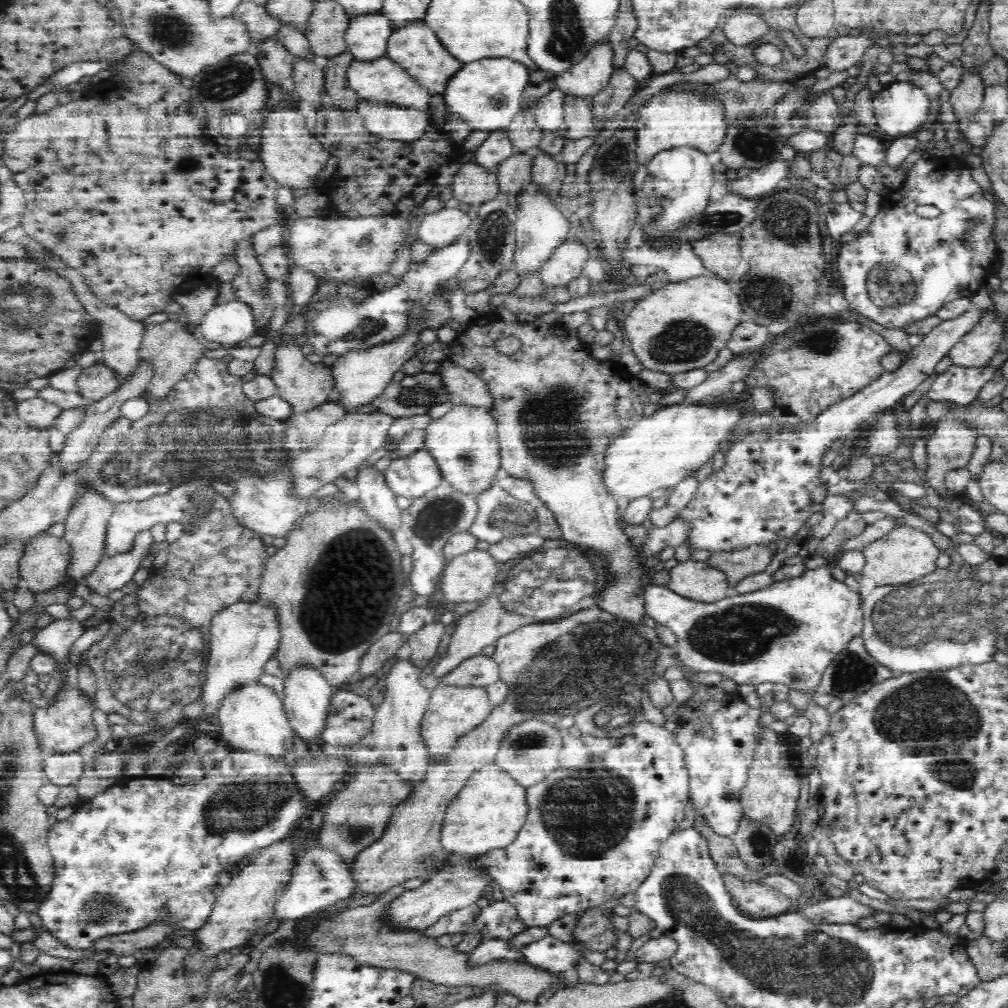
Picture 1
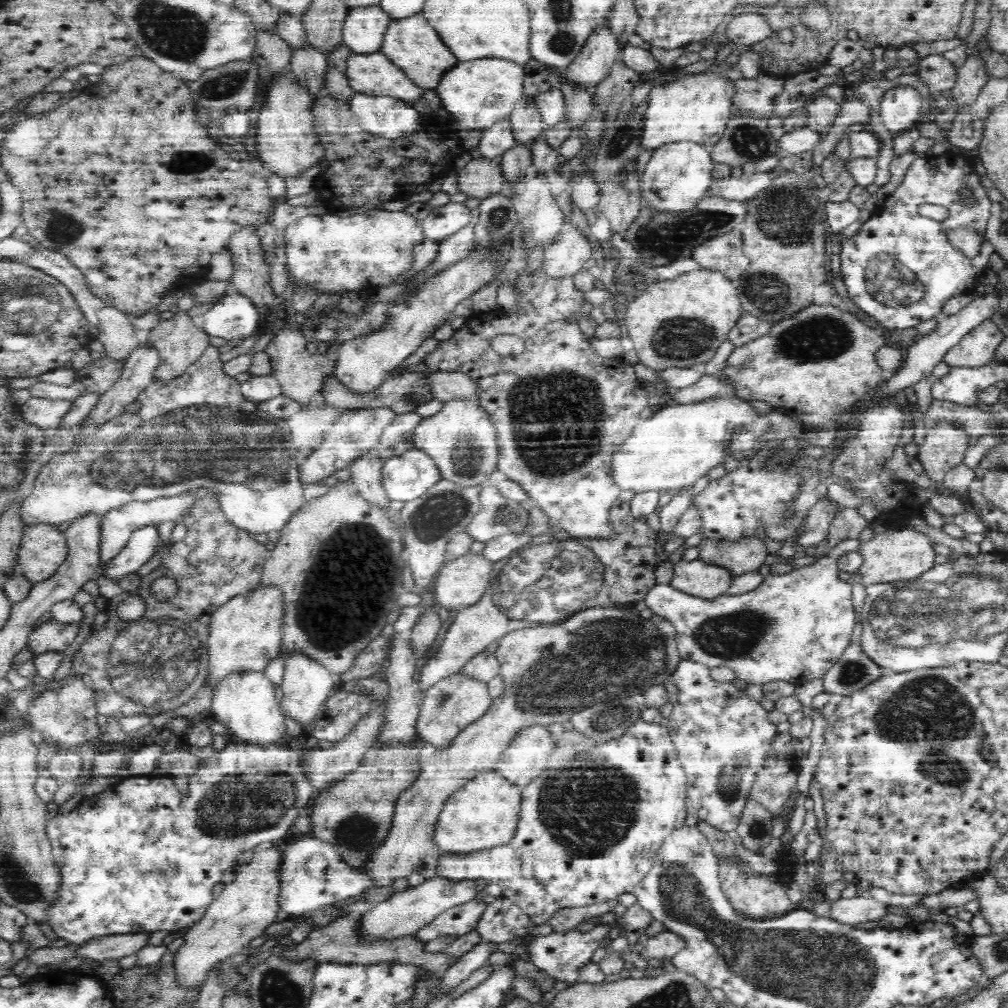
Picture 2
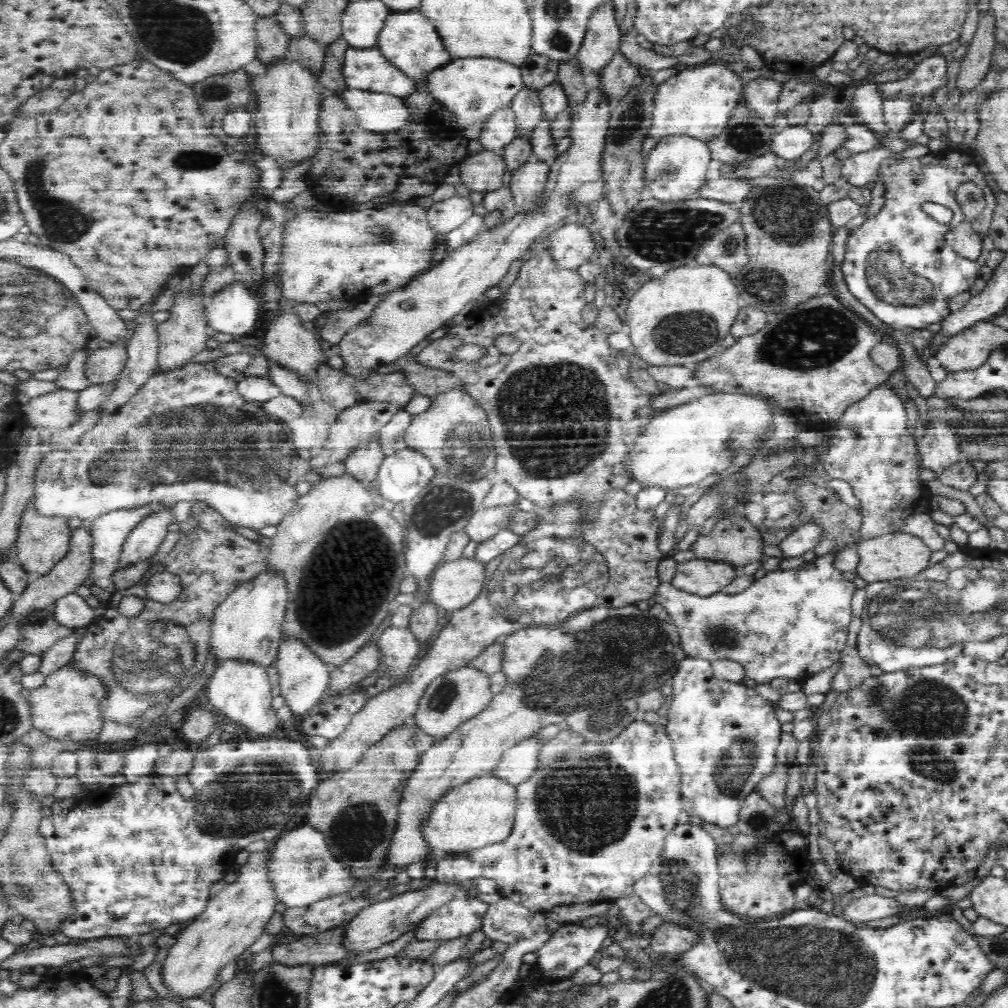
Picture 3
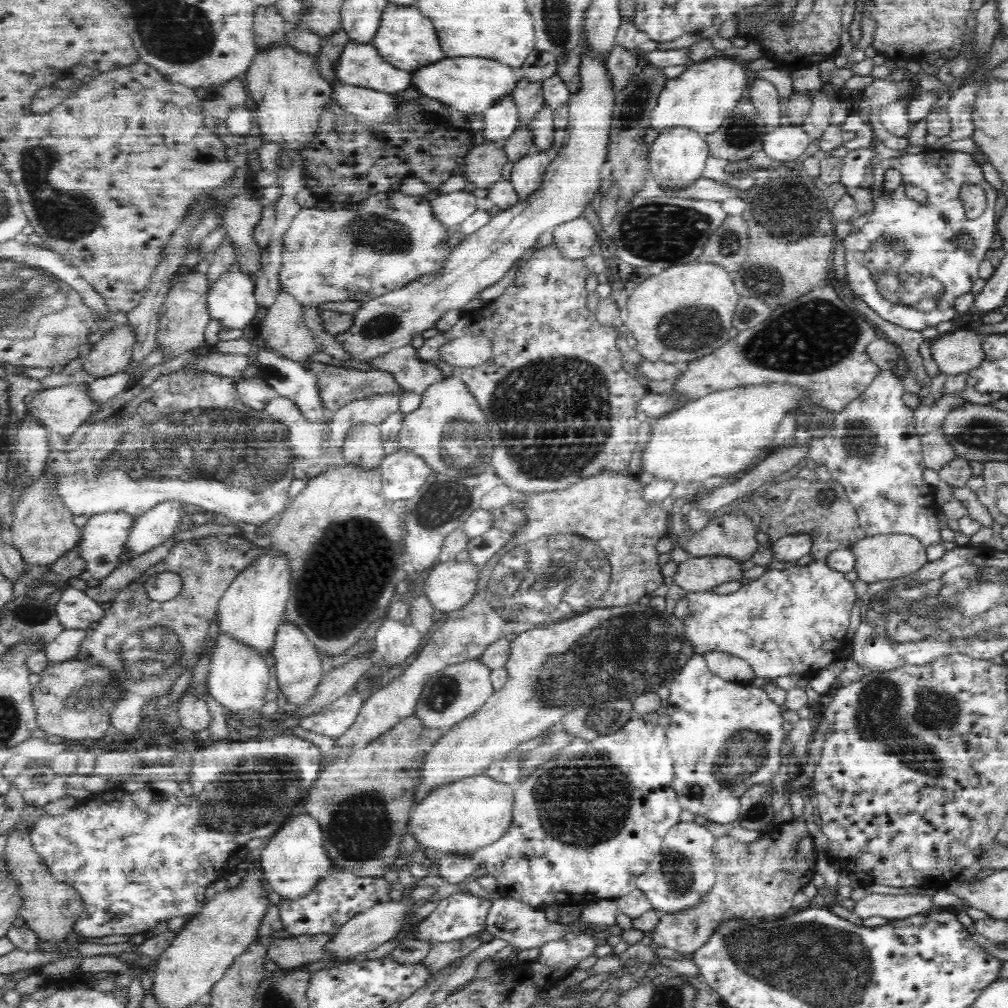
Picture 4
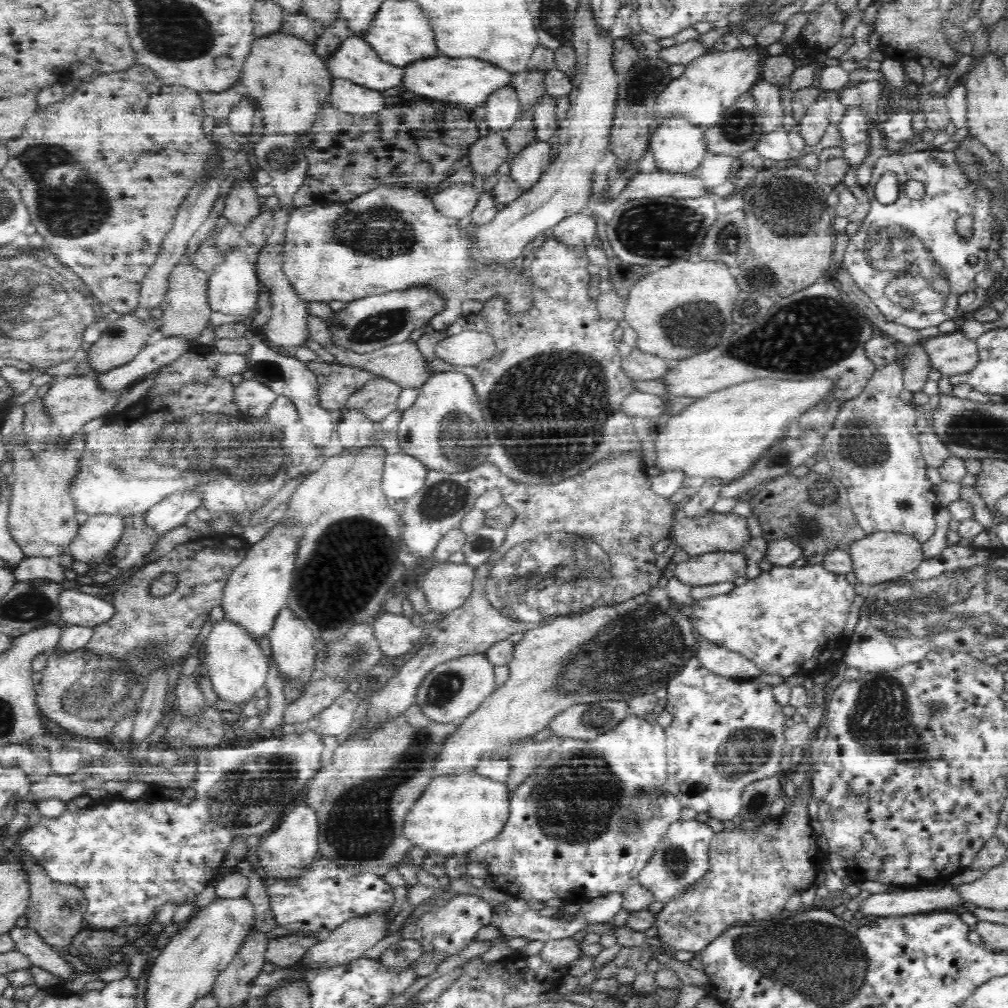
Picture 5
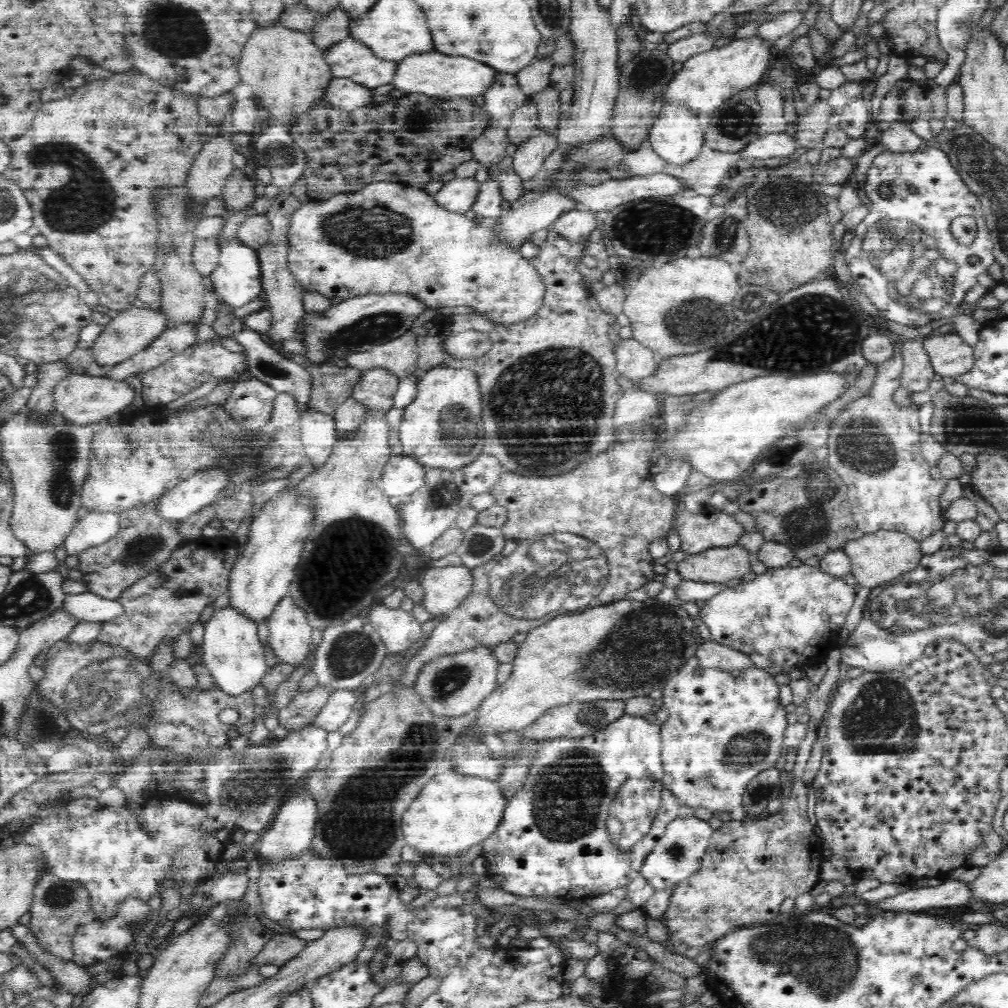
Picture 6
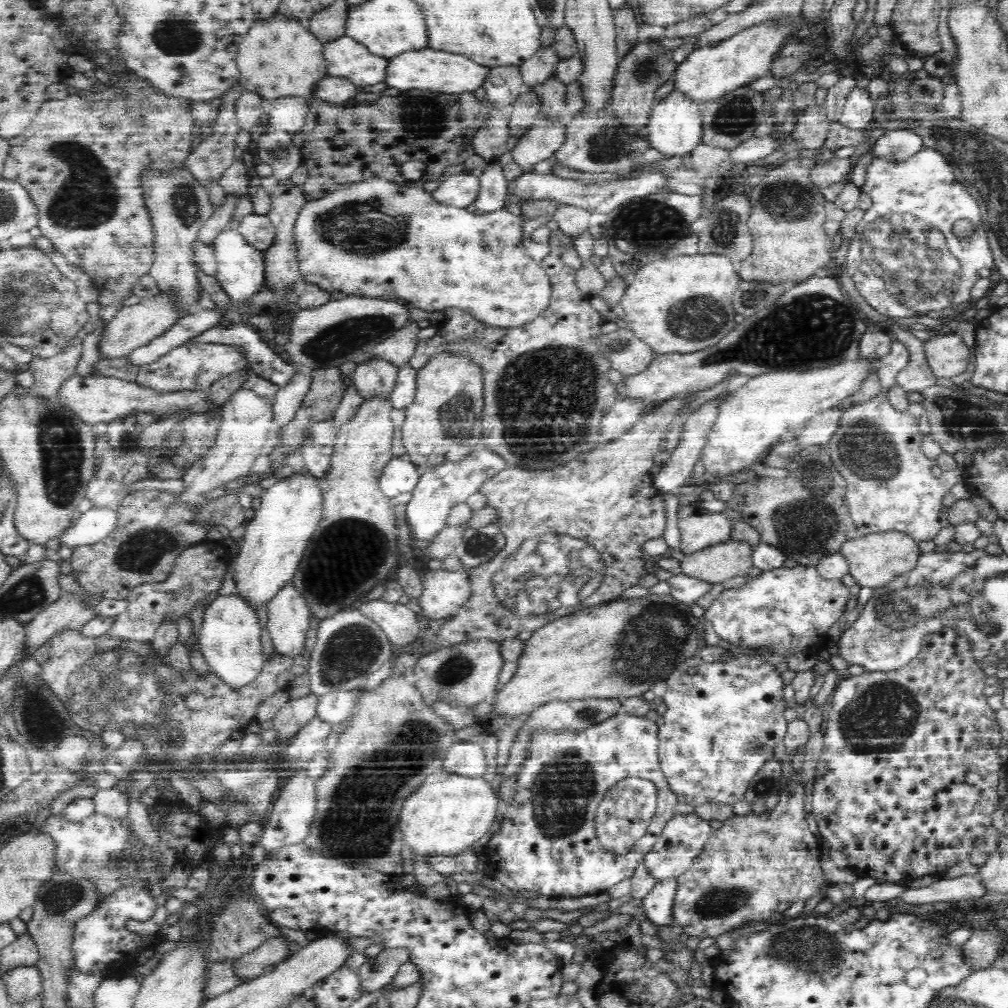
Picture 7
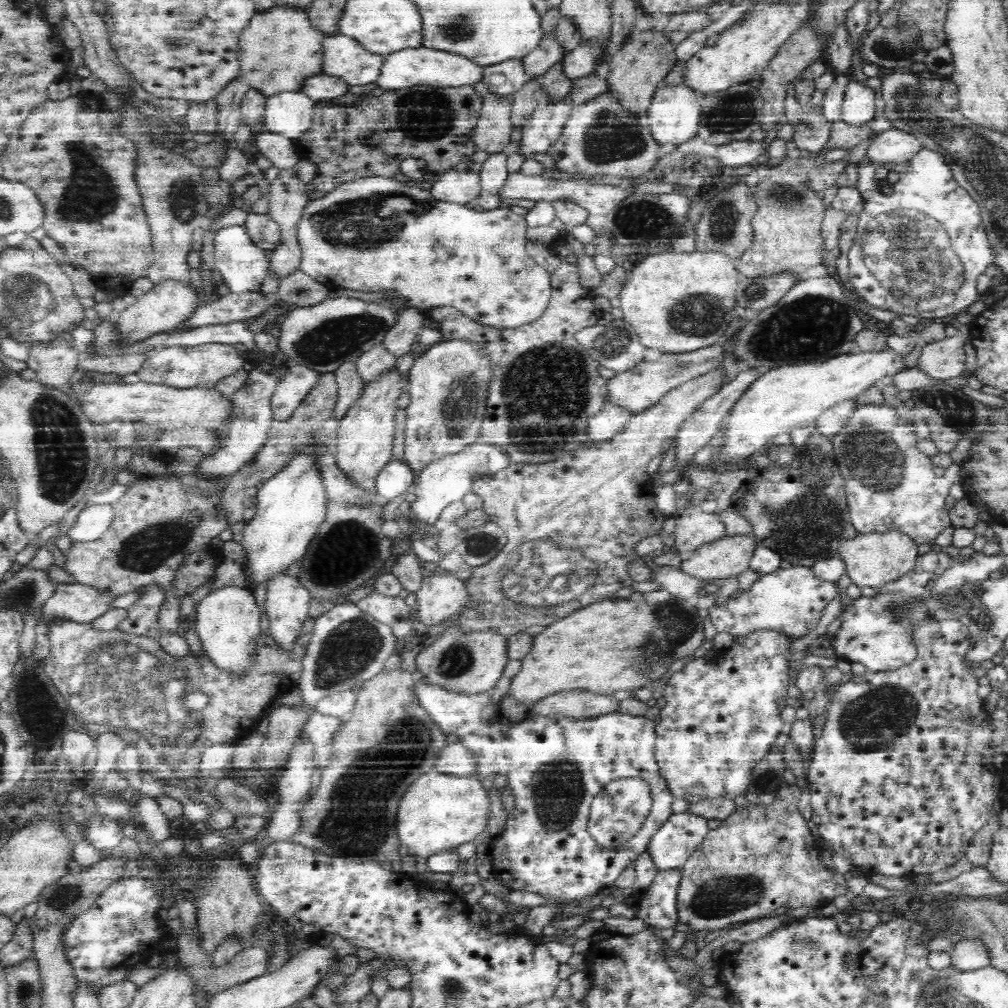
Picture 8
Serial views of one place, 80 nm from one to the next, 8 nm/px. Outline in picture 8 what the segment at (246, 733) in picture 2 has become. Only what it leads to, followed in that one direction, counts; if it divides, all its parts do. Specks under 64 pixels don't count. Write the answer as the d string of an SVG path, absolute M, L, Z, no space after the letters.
M228 584L210 590L192 613L195 629L202 641L203 650L224 670L246 670L252 660L252 652L257 644L260 629L260 613L263 608L258 606L252 586Z

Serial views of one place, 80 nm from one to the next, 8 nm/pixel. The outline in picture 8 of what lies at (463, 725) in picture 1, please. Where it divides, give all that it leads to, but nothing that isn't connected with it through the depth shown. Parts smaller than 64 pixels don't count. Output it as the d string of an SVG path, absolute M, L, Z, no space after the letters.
M462 628L446 629L436 642L424 648L417 656L416 675L428 682L462 692L491 690L503 675L508 664L508 638L498 629L462 631Z

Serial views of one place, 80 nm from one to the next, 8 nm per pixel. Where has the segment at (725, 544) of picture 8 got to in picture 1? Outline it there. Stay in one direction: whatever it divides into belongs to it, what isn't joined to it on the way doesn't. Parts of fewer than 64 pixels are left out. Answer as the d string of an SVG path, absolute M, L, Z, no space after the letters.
M689 559L679 562L670 571L670 580L666 585L686 598L698 599L702 602L716 602L737 592L729 586L725 572L710 567L707 562Z

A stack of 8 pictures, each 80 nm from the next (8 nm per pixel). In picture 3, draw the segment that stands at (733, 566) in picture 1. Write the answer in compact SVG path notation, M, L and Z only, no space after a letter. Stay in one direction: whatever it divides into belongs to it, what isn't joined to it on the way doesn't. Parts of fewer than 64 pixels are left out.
M731 515L713 528L708 536L698 536L690 550L694 552L695 559L710 559L733 564L740 572L751 570L757 566L763 555L764 545L762 531L757 530L745 515Z

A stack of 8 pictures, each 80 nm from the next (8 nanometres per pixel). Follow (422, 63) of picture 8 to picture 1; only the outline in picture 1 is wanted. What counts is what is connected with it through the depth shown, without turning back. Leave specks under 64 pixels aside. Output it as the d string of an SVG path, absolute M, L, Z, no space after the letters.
M482 58L460 68L443 92L445 103L472 127L472 130L507 129L519 112L519 104L529 86L529 69L510 58Z

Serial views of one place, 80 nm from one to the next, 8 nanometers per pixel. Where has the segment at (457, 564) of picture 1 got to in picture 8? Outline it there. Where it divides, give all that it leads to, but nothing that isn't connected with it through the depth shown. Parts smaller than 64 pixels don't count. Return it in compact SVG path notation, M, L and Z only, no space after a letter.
M433 574L416 592L416 620L421 626L434 626L458 614L465 607L468 593L464 582L452 575Z

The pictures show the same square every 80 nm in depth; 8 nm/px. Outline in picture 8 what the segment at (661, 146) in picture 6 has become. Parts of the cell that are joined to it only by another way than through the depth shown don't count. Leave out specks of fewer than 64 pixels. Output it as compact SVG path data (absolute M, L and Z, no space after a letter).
M660 83L654 92L646 110L649 119L651 133L660 145L680 145L697 134L700 120L701 103L696 97L696 90L688 87L685 83L676 86L664 86Z

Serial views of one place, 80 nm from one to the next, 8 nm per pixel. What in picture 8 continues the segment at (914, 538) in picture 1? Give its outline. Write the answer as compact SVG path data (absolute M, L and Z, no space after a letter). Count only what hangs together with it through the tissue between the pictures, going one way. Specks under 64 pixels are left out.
M900 532L859 534L843 542L838 557L844 562L846 574L858 586L878 588L887 582L910 573L919 558L917 545L912 538Z

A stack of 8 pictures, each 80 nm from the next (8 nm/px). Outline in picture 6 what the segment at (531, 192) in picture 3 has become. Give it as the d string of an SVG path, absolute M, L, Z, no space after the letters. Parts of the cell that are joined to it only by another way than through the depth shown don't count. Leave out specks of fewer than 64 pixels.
M540 132L518 146L513 155L512 170L524 181L543 172L544 162L558 148L558 138L554 134Z

